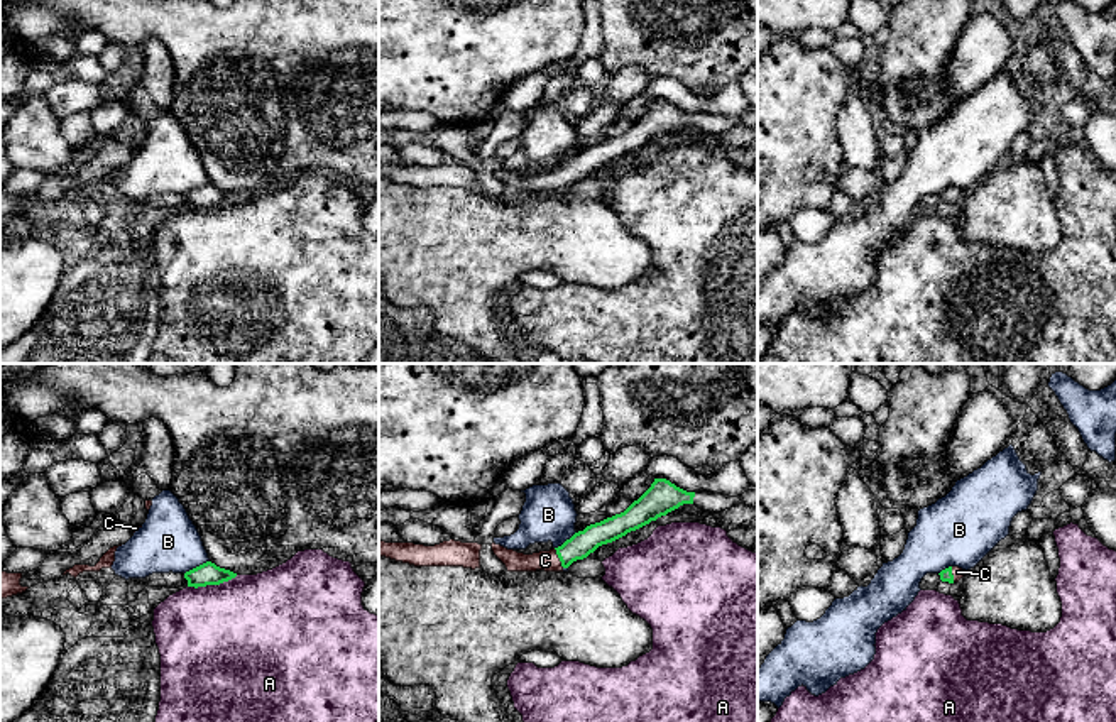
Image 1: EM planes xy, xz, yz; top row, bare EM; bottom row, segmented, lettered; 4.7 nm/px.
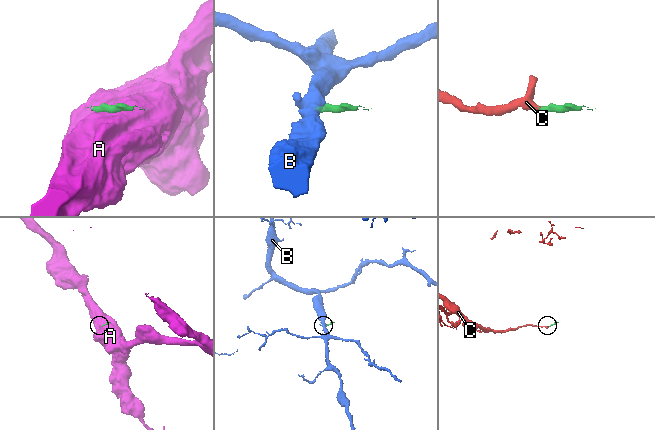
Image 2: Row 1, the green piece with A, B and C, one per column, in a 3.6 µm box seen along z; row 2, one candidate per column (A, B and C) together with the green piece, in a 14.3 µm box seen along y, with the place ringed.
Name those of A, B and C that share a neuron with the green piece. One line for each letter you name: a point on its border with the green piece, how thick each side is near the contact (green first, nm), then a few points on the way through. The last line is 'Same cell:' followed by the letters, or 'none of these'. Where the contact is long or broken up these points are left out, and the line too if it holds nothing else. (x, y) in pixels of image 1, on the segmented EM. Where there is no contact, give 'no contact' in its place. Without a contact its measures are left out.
C: xz (558, 557) | 120/100 nm | across xz (580, 545), (558, 557), (545, 560)
Same cell: C

